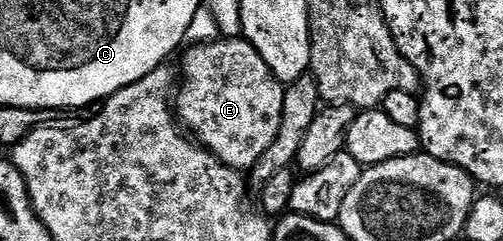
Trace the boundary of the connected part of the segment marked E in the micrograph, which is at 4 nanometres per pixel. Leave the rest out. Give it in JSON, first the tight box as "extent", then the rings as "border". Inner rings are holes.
{"extent":[173,39,285,172],"border":[[[248,39],[216,40],[216,43],[188,46],[182,52],[183,71],[181,67],[181,82],[173,106],[182,126],[198,142],[225,165],[246,172],[277,138],[283,120],[285,87]]]}

